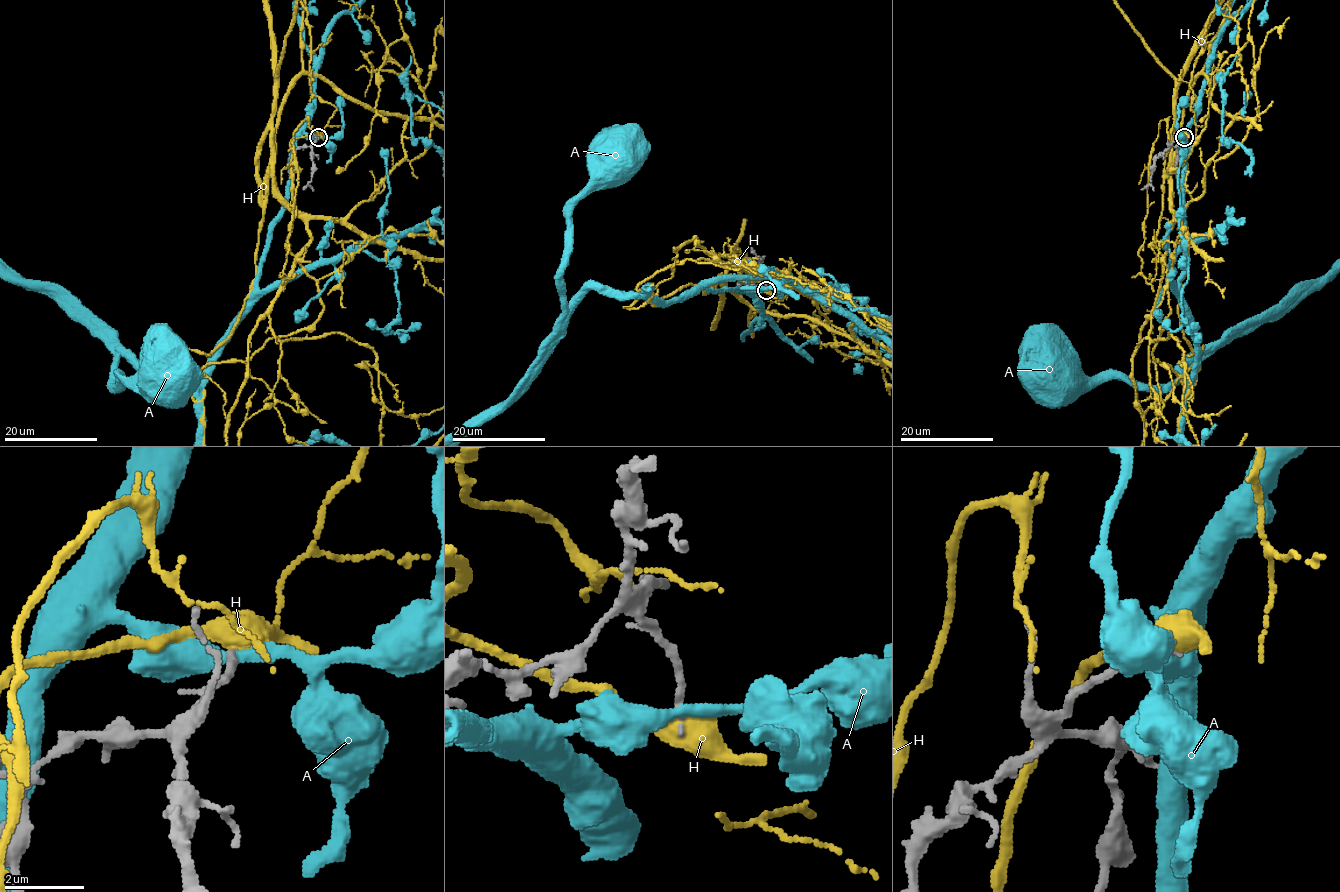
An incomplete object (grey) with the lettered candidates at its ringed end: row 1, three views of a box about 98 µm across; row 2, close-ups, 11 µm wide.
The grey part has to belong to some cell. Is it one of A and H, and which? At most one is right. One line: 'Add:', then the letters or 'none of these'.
Add: none of these

